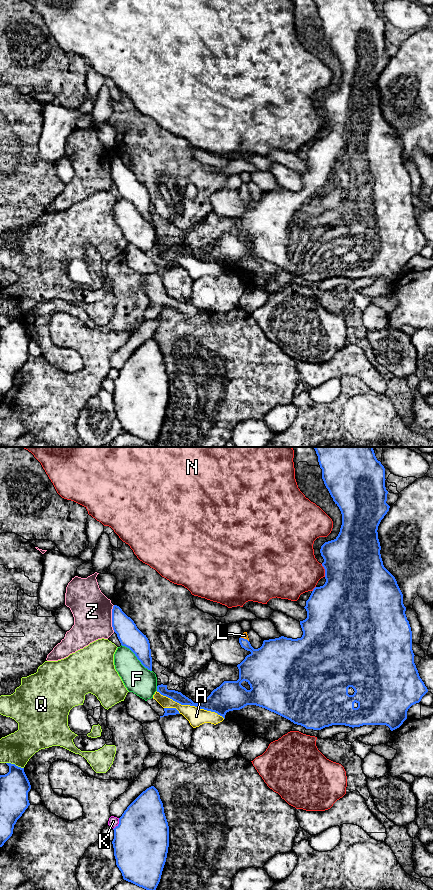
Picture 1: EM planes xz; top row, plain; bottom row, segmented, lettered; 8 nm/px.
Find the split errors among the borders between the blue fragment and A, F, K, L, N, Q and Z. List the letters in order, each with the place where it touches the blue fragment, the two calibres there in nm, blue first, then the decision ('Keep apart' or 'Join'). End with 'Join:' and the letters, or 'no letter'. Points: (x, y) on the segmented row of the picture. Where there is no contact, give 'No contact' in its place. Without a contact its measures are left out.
A: Touches blue at xz (190, 705). Thickness 200 nm (blue) against 140 nm. Keep apart
F: Touches blue at xz (136, 656). Thickness 180 nm (blue) against 220 nm. Keep apart
K: Touches blue at xz (118, 824). Thickness 440 nm (blue) against 80 nm. Keep apart
L: Touches blue at xz (243, 638). Thickness 240 nm (blue) against 50 nm. Join
N: Touches blue at xz (325, 570). Thickness 480 nm (blue) against 400 nm. Keep apart
Q: Touches blue at xz (14, 764). Thickness 240 nm (blue) against 260 nm. Keep apart
Z: Touches blue at xz (112, 618). Thickness 180 nm (blue) against 320 nm. Keep apart
Join: L

